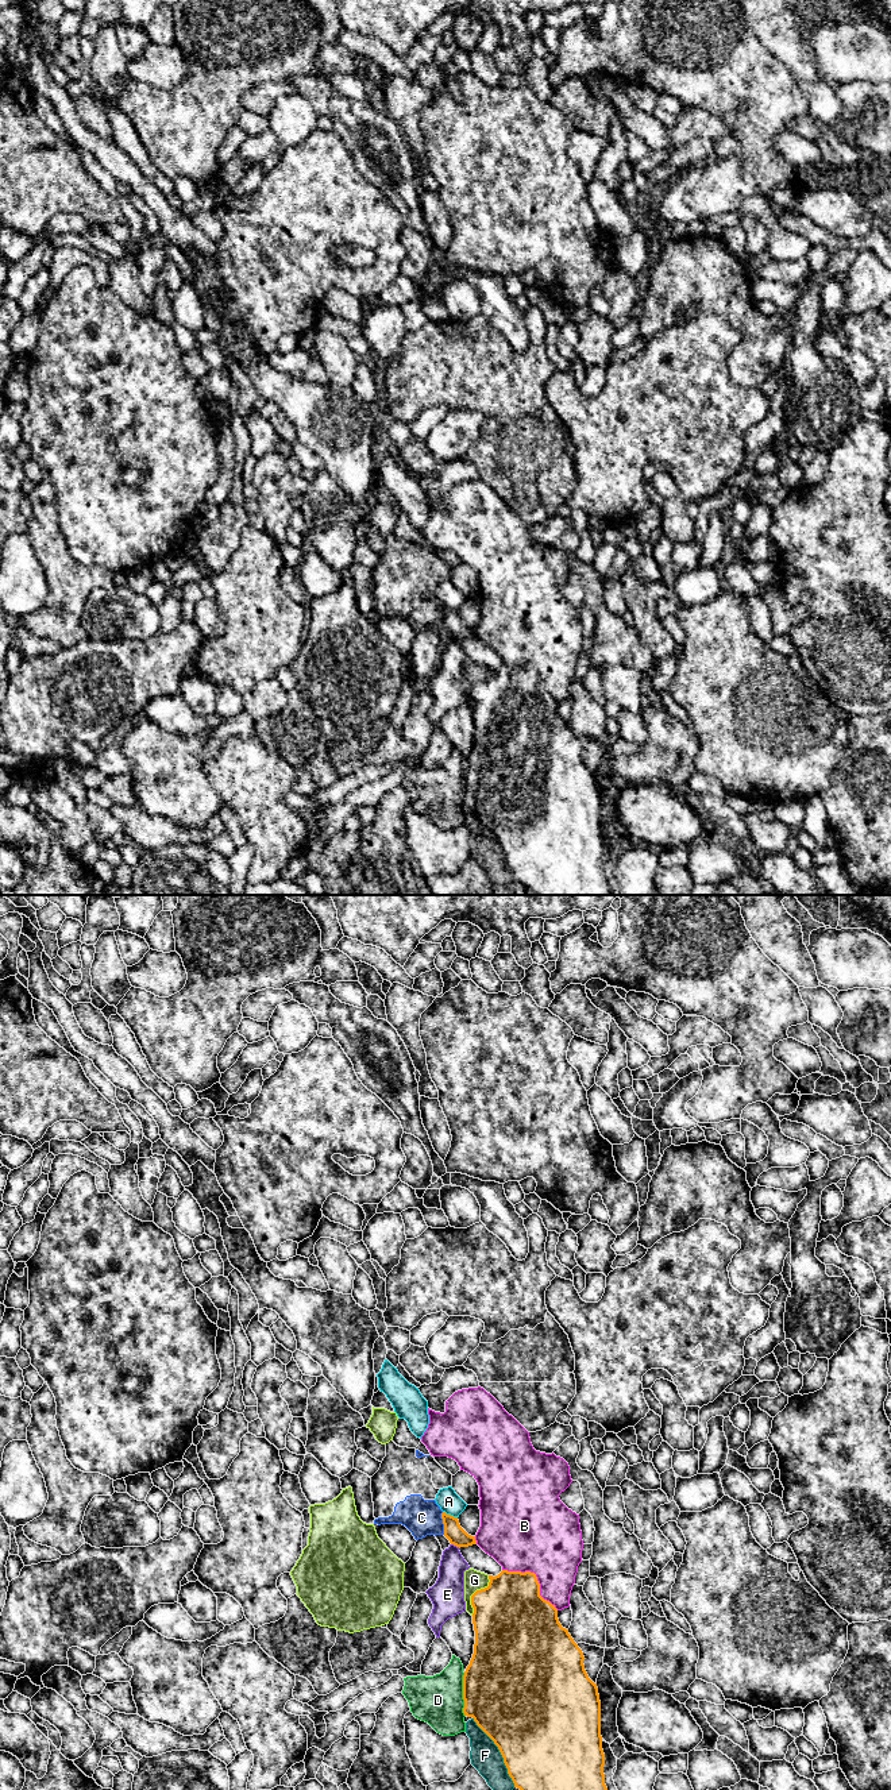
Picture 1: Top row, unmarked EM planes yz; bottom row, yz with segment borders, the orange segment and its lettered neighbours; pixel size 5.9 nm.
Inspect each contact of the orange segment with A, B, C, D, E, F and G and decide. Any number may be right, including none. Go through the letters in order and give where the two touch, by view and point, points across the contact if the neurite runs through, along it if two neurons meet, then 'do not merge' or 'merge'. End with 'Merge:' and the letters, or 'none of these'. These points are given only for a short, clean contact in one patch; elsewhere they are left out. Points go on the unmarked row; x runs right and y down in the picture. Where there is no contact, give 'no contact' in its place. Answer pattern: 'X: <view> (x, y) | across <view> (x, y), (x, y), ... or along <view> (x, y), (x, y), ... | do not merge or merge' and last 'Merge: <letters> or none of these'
A: yz (450, 608) | do not merge
B: yz (536, 670) | do not merge
C: yz (443, 616) | along yz (442, 605), (444, 627) | do not merge
D: yz (463, 787) | do not merge
E: yz (455, 637) | do not merge
F: yz (500, 844) | do not merge
G: yz (474, 686) | do not merge
Merge: none of these

